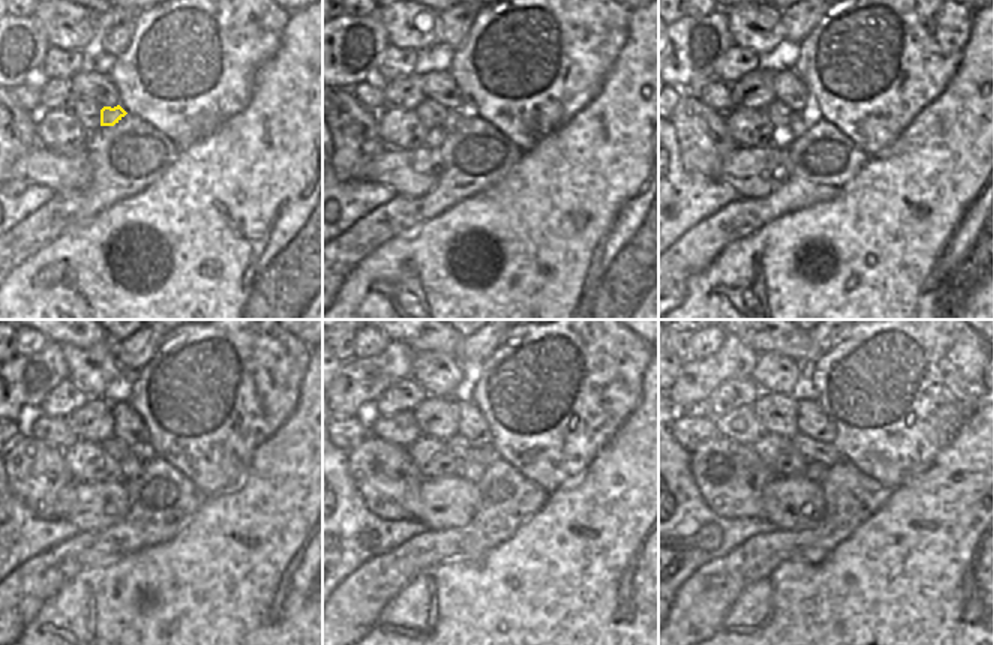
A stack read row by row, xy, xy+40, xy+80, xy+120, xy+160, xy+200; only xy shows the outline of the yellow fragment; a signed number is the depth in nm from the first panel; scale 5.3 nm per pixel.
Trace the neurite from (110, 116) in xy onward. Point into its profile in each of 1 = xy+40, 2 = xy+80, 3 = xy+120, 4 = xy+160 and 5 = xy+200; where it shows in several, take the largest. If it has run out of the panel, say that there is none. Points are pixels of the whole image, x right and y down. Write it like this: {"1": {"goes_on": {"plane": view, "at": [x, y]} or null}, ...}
{"1": {"goes_on": {"plane": "xy+40", "at": [455, 114]}}, "2": {"goes_on": {"plane": "xy+80", "at": [800, 122]}}, "3": {"goes_on": {"plane": "xy+120", "at": [131, 465]}}, "4": {"goes_on": {"plane": "xy+160", "at": [471, 471]}}, "5": {"goes_on": {"plane": "xy+200", "at": [815, 471]}}}

